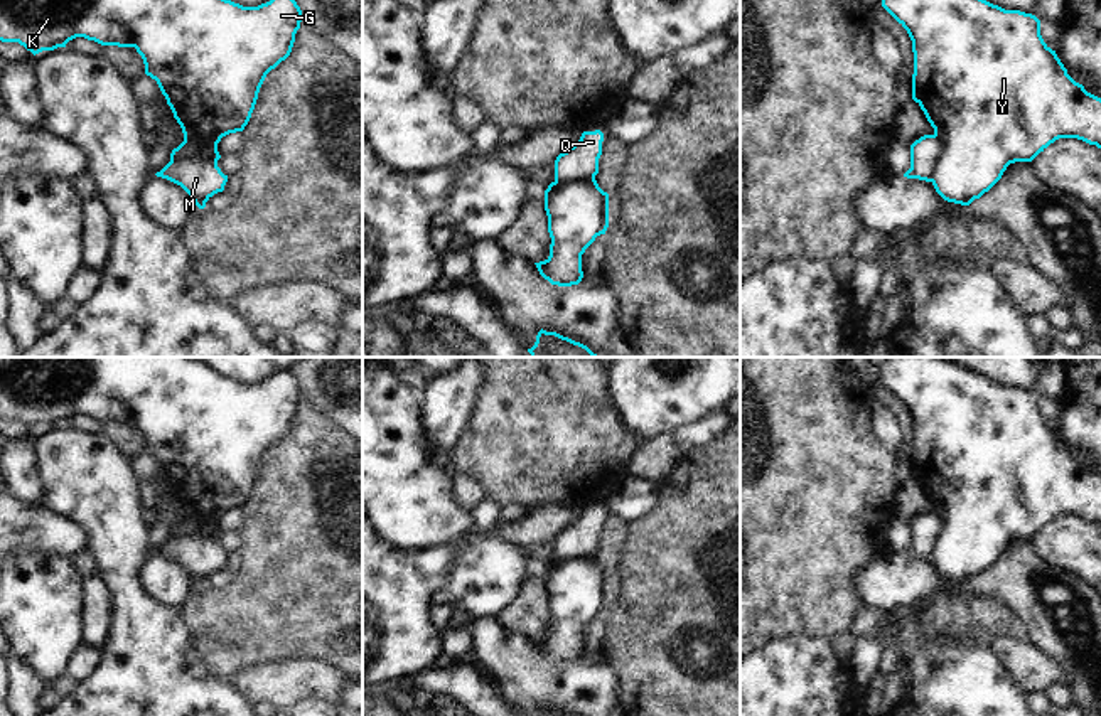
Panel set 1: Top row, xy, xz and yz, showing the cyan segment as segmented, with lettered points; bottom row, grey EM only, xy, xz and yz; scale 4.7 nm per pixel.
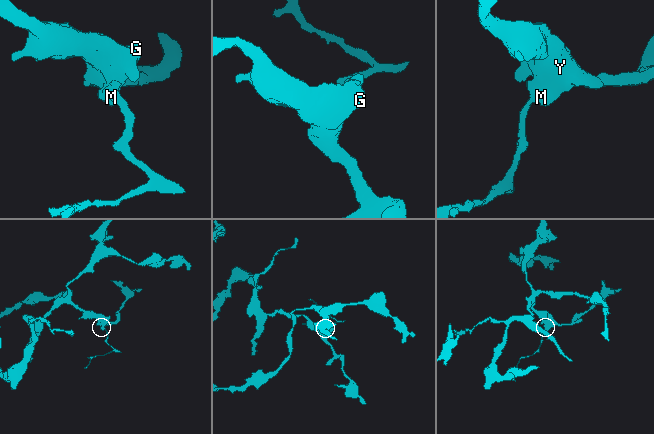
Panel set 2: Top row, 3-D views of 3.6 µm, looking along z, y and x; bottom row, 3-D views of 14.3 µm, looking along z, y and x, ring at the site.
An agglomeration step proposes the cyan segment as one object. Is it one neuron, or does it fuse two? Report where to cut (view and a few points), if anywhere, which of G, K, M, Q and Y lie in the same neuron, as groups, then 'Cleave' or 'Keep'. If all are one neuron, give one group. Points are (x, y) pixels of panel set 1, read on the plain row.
Split along yz (934, 511), (939, 536), (931, 558). Groups: G K M Y / Q. Cleave.

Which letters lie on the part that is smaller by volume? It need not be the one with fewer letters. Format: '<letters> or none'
Q

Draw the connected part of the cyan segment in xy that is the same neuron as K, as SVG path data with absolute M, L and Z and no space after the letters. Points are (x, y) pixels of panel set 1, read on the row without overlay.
M0 357L0 418L19 419L34 433L42 428L54 428L66 425L66 421L76 414L94 418L101 423L135 425L145 441L145 452L157 458L162 472L170 484L174 495L182 505L184 519L182 526L202 526L218 527L218 521L223 514L236 509L243 509L255 487L260 465L266 452L285 438L293 425L295 411L300 406L302 387L288 371L277 371L270 379L258 384L243 384L231 377L216 372L207 364L196 361L194 357Z

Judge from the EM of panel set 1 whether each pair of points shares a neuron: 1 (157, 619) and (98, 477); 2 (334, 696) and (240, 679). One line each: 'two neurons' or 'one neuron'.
1: one neuron
2: one neuron

